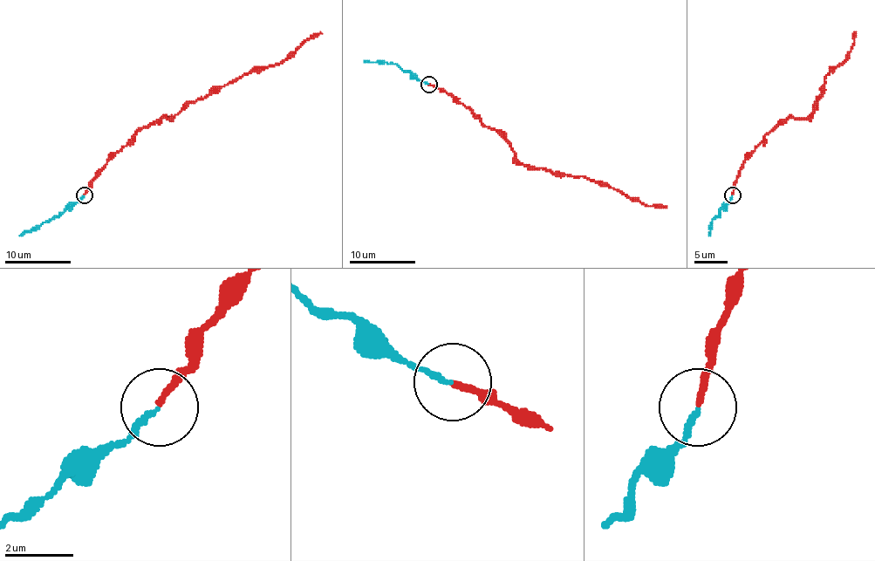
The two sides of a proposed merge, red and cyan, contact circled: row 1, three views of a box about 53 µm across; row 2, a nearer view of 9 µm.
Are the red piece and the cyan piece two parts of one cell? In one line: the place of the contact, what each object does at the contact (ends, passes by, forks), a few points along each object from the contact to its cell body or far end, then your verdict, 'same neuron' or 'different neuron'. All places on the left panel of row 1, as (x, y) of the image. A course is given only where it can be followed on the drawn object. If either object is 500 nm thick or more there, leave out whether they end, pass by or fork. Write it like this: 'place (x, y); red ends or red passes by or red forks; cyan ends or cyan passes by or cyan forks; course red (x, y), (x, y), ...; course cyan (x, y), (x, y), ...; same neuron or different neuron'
place (84, 195); red ends; cyan ends; course red (84, 195), (89, 182), (133, 134), (161, 118), (171, 119), (189, 103), (254, 70), (274, 66), (322, 33); course cyan (84, 195), (51, 221), (24, 230), (19, 236); same neuron

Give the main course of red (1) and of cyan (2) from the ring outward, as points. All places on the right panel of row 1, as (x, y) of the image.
1: (732, 195), (743, 160), (766, 134), (788, 118), (806, 119), (811, 114), (824, 78), (846, 58), (856, 33)
2: (732, 195), (712, 221), (708, 236)

